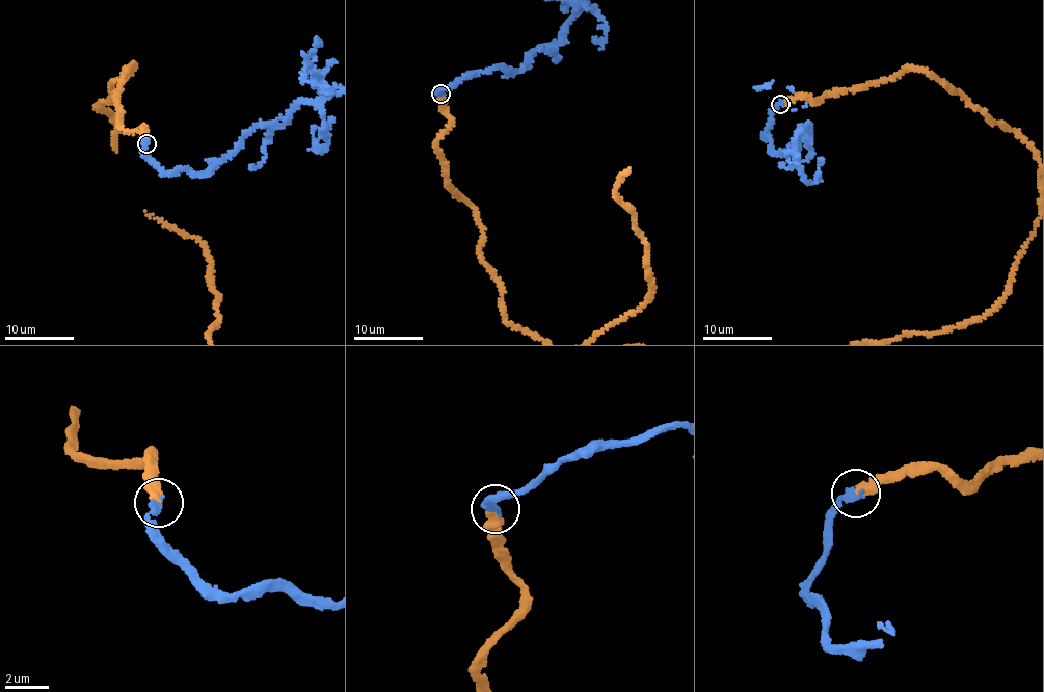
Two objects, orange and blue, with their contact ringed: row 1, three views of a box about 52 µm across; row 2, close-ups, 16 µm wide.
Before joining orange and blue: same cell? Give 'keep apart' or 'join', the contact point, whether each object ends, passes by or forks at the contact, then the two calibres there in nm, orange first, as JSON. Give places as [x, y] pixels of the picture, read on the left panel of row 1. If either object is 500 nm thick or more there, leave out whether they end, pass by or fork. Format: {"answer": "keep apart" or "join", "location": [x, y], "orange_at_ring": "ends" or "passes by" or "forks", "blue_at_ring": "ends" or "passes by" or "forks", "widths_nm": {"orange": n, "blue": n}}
{"answer": "join", "location": [146, 143], "orange_at_ring": "ends", "blue_at_ring": "ends", "widths_nm": {"orange": 400, "blue": 320}}

